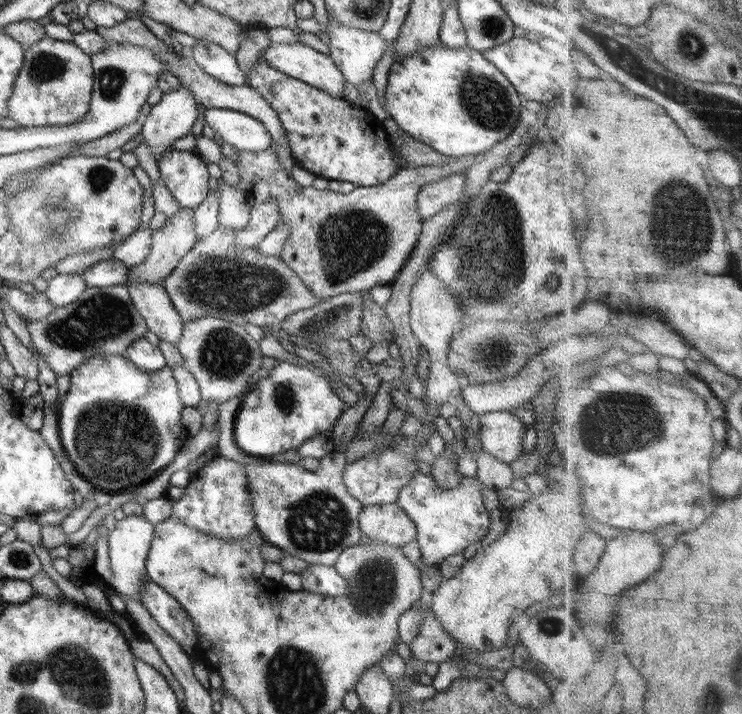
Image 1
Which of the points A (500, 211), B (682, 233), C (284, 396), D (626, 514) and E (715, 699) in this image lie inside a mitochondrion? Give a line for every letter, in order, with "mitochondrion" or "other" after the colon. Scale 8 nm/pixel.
A: mitochondrion
B: mitochondrion
C: mitochondrion
D: other
E: other

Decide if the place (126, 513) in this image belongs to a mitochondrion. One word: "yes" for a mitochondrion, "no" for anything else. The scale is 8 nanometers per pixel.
no

